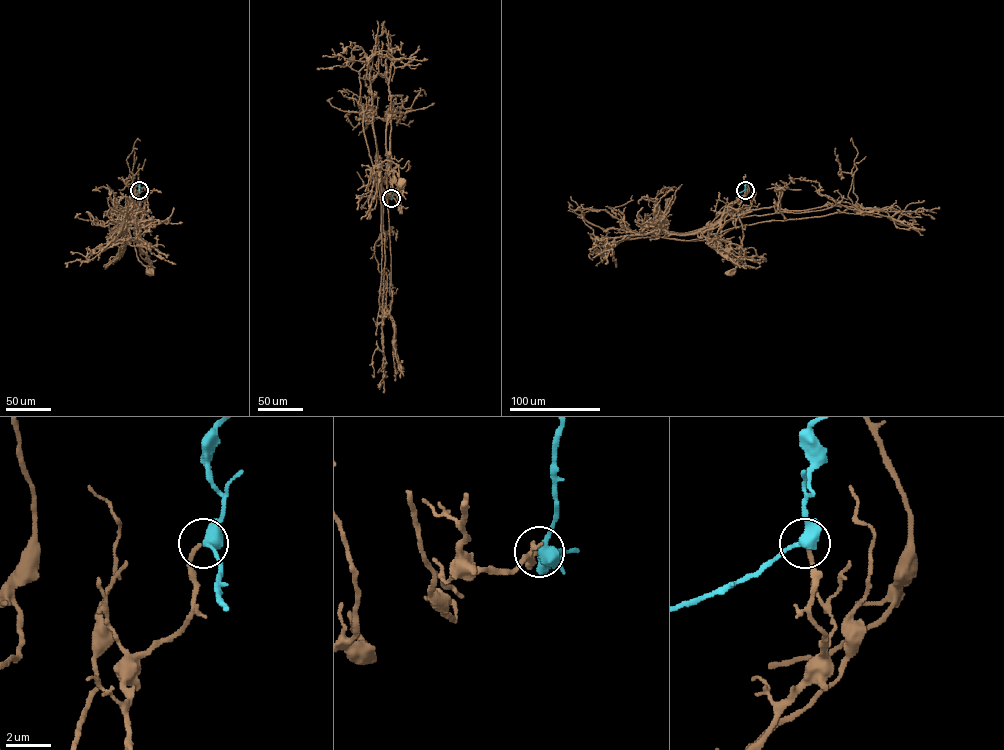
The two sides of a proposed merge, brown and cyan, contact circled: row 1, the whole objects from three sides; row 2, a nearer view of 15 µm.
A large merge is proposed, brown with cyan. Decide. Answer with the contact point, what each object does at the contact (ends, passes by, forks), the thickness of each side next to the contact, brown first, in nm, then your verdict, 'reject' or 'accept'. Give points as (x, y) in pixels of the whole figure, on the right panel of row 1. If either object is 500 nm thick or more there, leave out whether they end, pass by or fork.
at (745, 190); brown ends there; cyan passes by; 180 nm thick on the brown side, 440 nm on the other; accept

